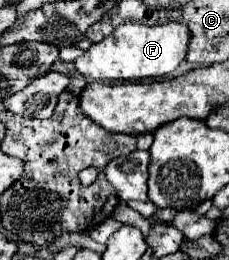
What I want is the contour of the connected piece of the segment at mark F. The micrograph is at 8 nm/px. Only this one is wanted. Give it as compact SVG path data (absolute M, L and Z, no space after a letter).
M180 22L156 26L120 24L110 36L98 44L92 44L80 58L76 58L74 68L90 80L144 80L168 76L184 60L188 40L190 32Z

